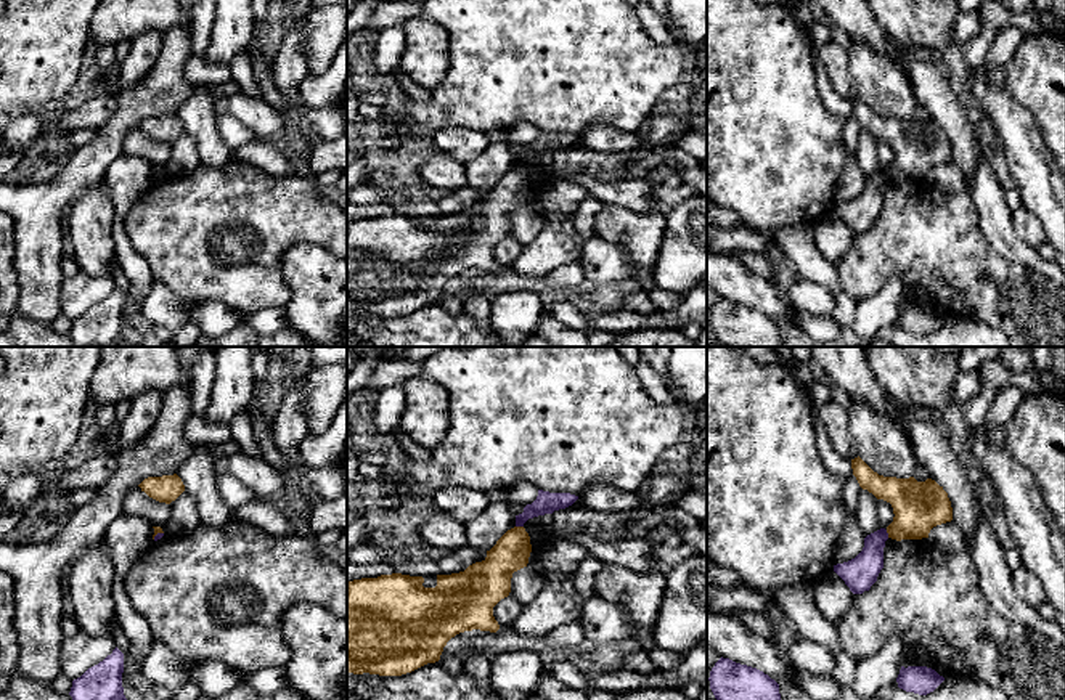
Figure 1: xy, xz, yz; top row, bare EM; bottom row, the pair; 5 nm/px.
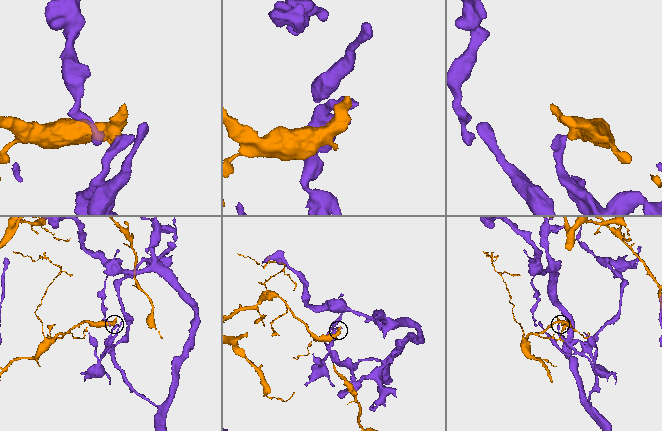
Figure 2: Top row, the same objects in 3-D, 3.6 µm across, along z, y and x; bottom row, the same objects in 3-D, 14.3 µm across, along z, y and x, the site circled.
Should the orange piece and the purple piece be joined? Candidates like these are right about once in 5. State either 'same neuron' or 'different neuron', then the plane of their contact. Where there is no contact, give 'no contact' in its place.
different neuron; contact in xz

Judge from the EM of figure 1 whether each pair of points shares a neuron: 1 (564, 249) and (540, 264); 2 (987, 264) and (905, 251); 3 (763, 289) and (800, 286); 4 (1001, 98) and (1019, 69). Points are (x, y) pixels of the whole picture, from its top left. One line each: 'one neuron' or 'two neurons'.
1: one neuron
2: one neuron
3: two neurons
4: two neurons

